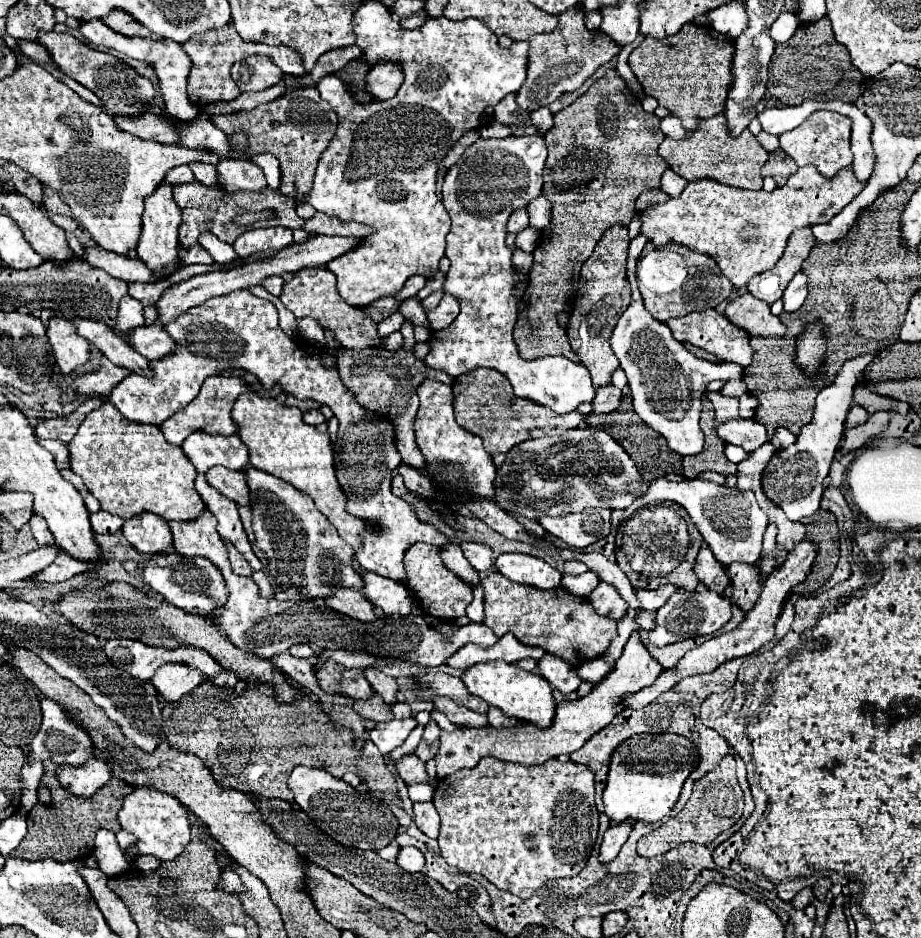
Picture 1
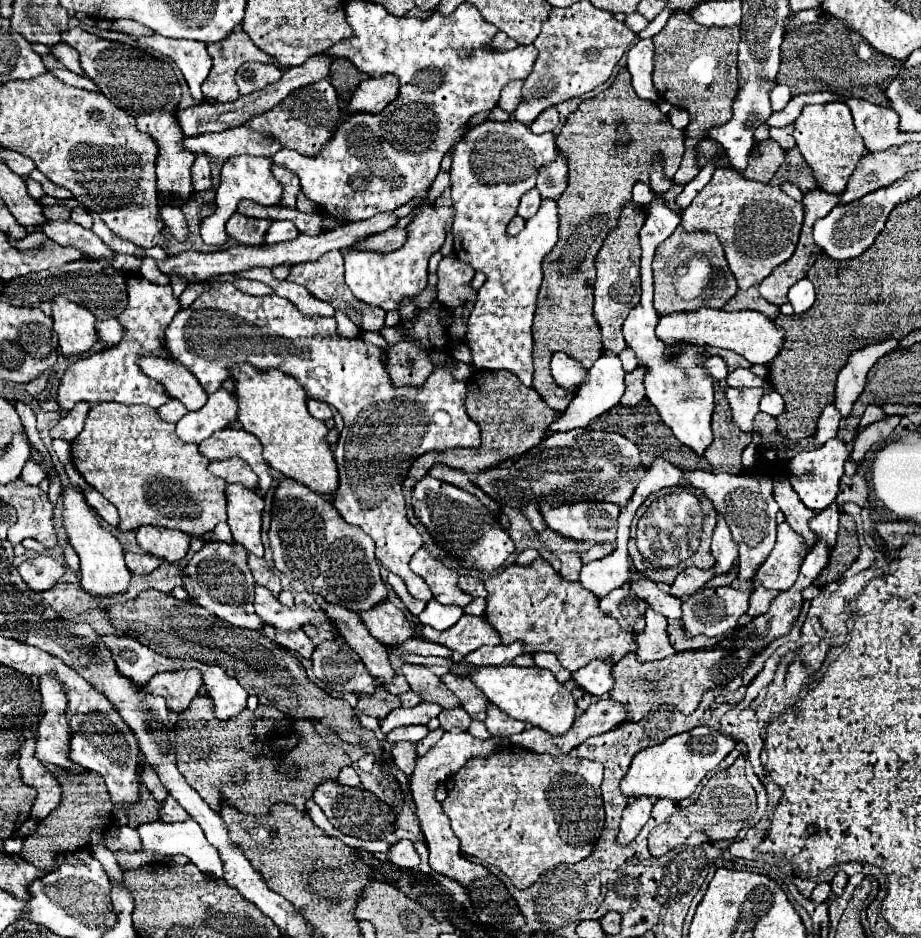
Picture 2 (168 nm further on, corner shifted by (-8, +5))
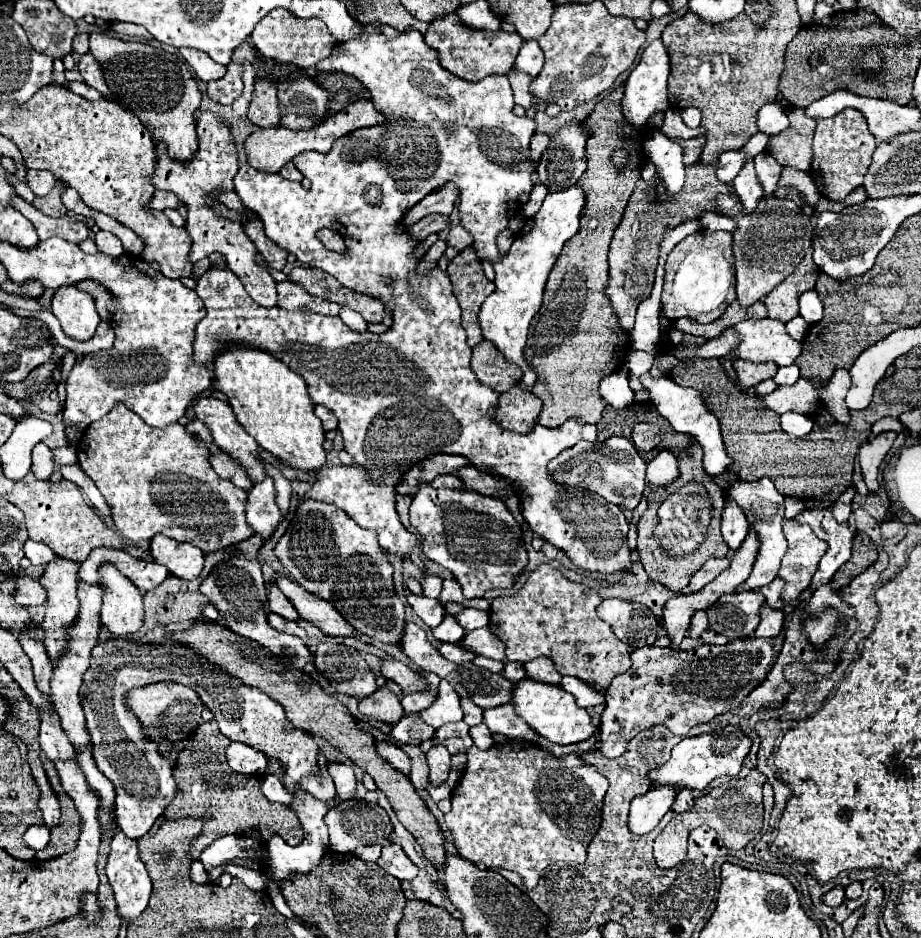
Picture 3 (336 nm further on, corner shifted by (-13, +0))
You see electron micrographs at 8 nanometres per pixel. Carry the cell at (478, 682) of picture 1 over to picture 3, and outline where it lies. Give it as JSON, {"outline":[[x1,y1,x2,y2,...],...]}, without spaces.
{"outline":[[526,677,514,685,510,703,514,705,516,715,520,719,524,719,538,735,542,735,544,739,558,743,558,745,586,741,596,731,596,727,590,721,588,711,576,705,576,697,572,697,572,693,568,693,556,685,550,685,550,683,540,683,540,681]]}

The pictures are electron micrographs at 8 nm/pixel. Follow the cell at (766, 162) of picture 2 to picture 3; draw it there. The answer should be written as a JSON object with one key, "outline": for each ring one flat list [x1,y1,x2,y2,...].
{"outline":[[788,165,782,167,780,181,778,181,776,187,784,187,784,185,796,187,806,197,806,205,810,205,810,207,814,207,816,201,818,201,818,197,820,197,818,189,816,189,816,185,812,181,812,177,808,173,804,173,804,171,798,171,798,169,788,167]]}

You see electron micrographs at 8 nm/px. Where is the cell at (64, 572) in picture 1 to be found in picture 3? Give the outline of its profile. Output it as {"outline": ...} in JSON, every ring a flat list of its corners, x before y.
{"outline":[[22,575,16,579,16,603,20,605,42,605,46,603,46,593,40,581,32,575]]}

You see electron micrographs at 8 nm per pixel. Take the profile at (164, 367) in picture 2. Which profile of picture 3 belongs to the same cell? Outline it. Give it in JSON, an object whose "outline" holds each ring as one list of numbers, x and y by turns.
{"outline":[[196,395,194,413,196,413,196,419,200,419,210,429,214,443,224,453,230,453,244,467,248,467,248,473,254,483,260,483,266,477,264,469,260,469,260,463,258,463,260,451,256,441,236,421,232,407,228,403,218,401,214,397]]}

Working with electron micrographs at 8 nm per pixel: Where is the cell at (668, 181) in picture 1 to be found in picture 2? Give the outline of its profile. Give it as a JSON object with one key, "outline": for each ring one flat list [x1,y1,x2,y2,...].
{"outline":[[675,12,667,26,653,36,653,44,655,44,655,72,653,72,653,84,657,88,657,92,661,94,663,100,671,102,677,108,683,108,691,114,691,122,685,128,685,156,683,162,675,174,675,184,687,184,691,182,697,172,699,172,699,164,697,164,697,140,705,140,707,130,715,128,715,126,723,126,725,122,731,120,731,106,735,100,735,92,739,88,739,72,737,72,737,44,739,44,739,30,737,28,719,28,719,26,699,26,695,24,695,20,691,20,689,14,685,12]]}

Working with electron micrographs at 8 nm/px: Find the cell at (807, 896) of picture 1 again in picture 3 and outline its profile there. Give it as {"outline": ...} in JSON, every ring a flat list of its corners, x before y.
{"outline":[[834,887,824,895,824,903,828,907,838,907,844,901,844,887]]}

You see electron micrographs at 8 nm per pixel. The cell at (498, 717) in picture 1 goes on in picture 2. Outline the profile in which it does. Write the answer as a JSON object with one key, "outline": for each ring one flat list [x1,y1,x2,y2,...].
{"outline":[[487,704,485,726,491,736,511,736,525,730,525,722,507,716,503,710,495,708,495,704]]}

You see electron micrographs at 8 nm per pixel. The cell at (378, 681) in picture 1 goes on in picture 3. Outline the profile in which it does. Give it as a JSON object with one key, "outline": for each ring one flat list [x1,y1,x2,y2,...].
{"outline":[[278,575,276,583,280,591,290,599,290,603,298,609,302,619,316,625,322,633,334,637,358,637,356,629,328,601,316,597,314,593,308,593,306,589,300,589,300,585,286,579,284,575]]}

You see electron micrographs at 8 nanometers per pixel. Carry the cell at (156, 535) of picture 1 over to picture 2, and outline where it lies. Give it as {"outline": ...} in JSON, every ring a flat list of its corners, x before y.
{"outline":[[141,526,137,530,137,544,151,556,157,556,169,564,177,564,185,558,191,538,179,530,165,530,157,526]]}

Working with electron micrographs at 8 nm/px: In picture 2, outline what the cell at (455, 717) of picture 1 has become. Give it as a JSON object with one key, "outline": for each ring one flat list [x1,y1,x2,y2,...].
{"outline":[[403,664,401,672,407,678,411,690,417,692,423,700,441,704,443,708,455,708,455,706,459,706,457,696,451,690,447,690,447,686,441,682,441,678,435,676,427,666]]}

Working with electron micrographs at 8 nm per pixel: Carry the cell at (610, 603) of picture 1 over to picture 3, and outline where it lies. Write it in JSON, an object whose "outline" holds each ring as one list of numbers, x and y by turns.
{"outline":[[604,599,598,615,612,625,620,641,634,649,654,645,656,641,658,617,646,605,624,599]]}

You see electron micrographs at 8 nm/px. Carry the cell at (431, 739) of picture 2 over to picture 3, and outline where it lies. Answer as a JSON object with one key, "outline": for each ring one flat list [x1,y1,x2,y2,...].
{"outline":[[434,745,426,753,426,761,430,765,430,783,438,785,448,779,450,773,450,753,444,749,444,745]]}

